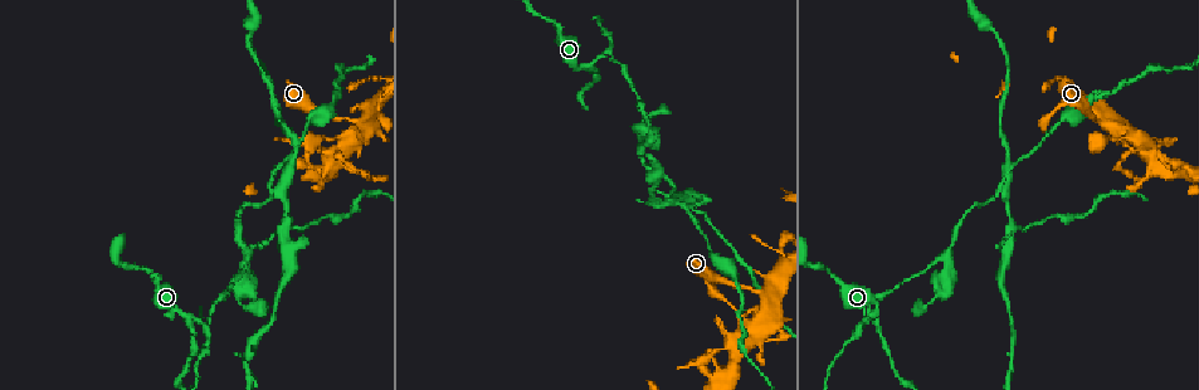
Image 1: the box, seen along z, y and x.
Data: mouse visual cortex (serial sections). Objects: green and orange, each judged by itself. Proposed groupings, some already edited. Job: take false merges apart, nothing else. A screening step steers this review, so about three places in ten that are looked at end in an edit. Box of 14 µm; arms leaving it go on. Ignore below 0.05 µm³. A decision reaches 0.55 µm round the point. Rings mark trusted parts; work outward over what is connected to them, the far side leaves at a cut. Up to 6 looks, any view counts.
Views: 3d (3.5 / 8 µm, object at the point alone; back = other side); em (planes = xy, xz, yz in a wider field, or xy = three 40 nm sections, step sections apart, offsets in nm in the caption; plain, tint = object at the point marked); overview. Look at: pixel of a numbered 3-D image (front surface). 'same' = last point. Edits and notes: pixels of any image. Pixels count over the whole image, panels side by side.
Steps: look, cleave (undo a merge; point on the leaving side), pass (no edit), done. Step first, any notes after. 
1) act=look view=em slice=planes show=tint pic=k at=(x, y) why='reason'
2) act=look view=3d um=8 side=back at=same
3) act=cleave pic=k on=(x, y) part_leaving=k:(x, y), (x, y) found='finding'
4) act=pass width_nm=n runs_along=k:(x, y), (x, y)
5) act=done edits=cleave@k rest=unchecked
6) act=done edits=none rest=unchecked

act=look view=3d um=3.5 pic=1 at=(586, 64) why='sharp bend'

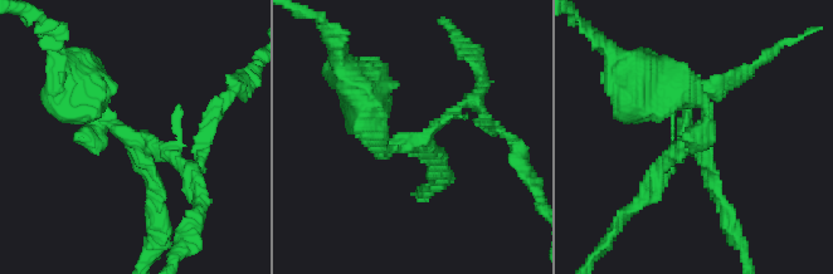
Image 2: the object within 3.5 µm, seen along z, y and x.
act=look view=em slice=xy step=5 show=tint pic=2 at=(127, 136) why='shape alone is not enough'

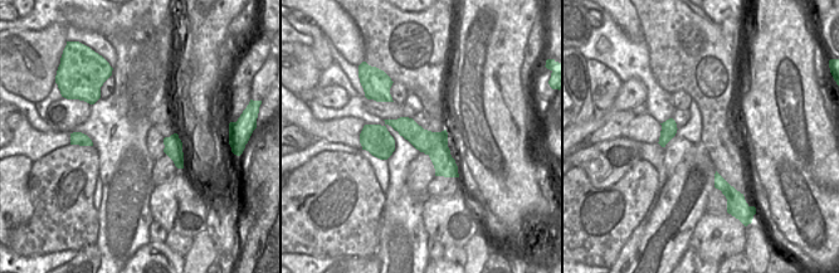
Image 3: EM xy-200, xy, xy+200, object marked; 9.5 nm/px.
act=cleave pic=2 on=(174, 156) part_leaving=2:(705, 117), (663, 171) found='a second cell is stuck on'

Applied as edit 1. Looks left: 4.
act=look view=overview why='see it whole again'

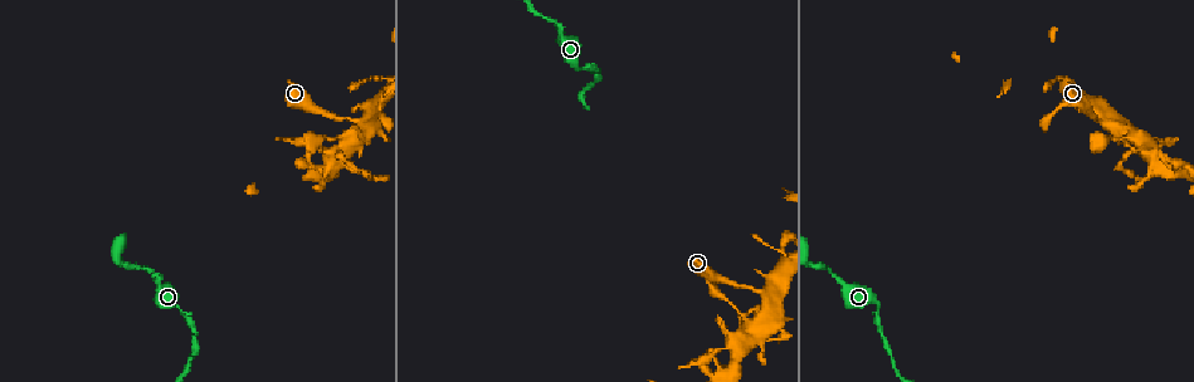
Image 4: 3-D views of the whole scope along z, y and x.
act=look view=3d um=3.5 side=back pic=4 at=(358, 119) why='branch point'

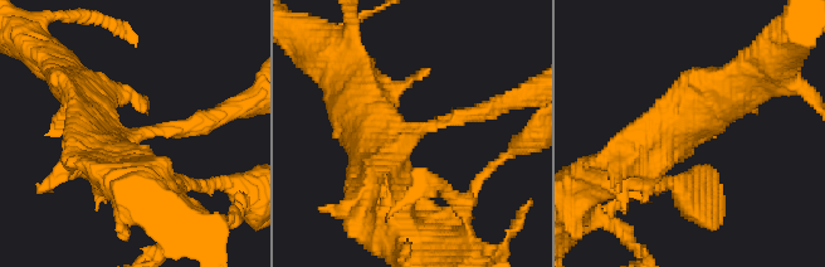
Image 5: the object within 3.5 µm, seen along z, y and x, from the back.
act=pass arms=3 arm_widths_nm=200,450,600 runs_along=5:(491, 108), (421, 127), (390, 153), (386, 198) found='continuous, no second cell'

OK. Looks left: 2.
act=done edits=cleave@2 rest=unchecked

